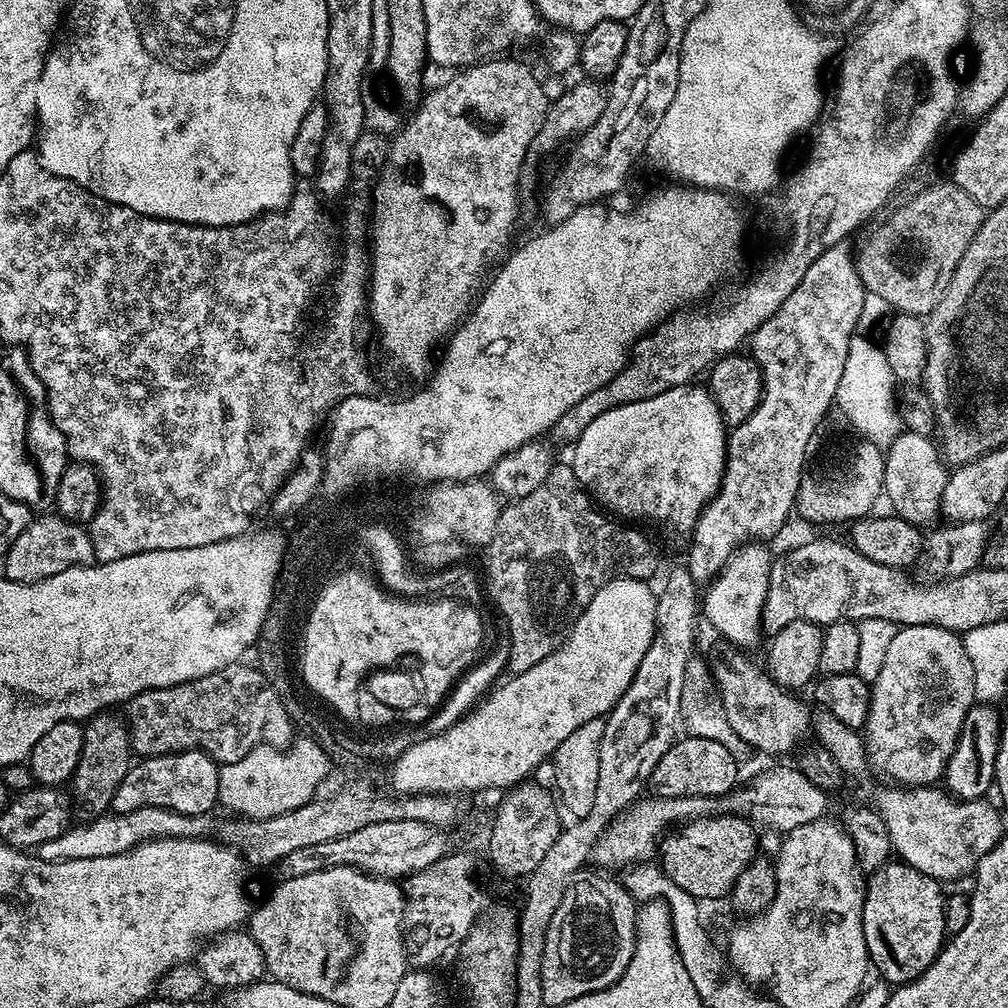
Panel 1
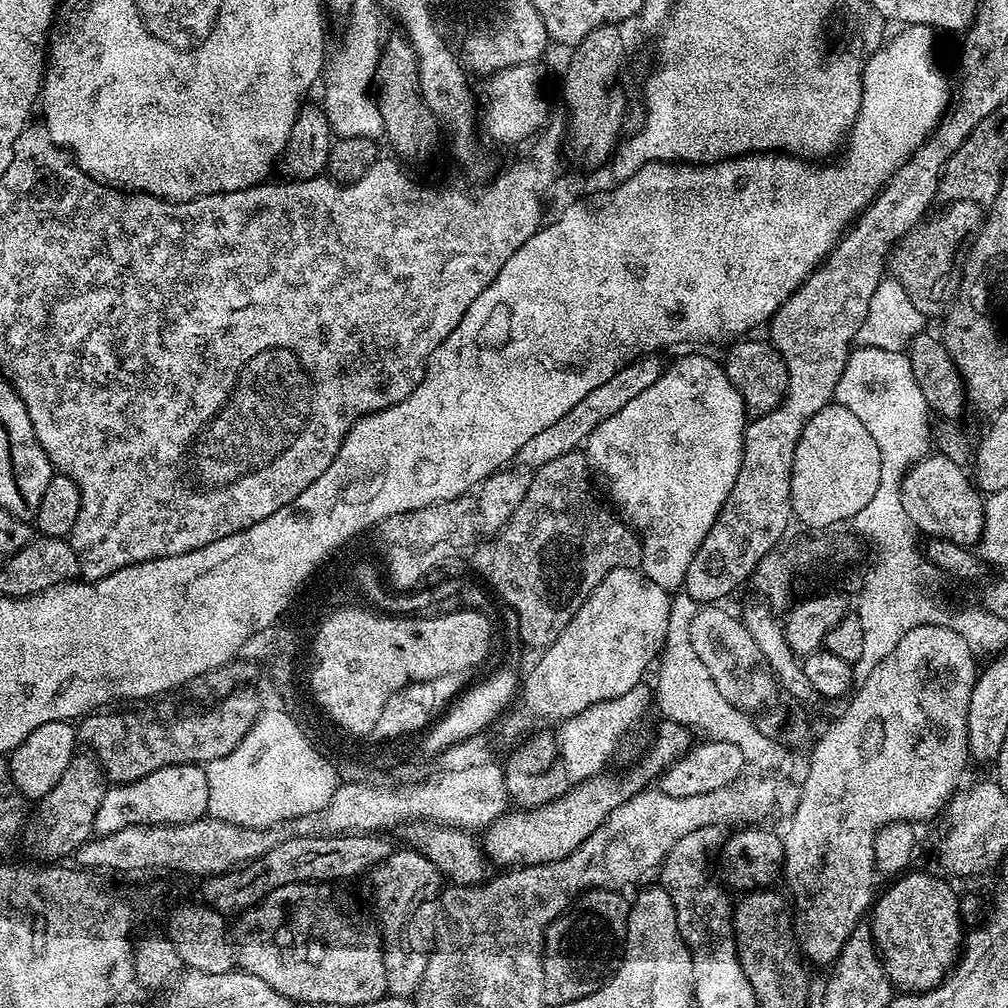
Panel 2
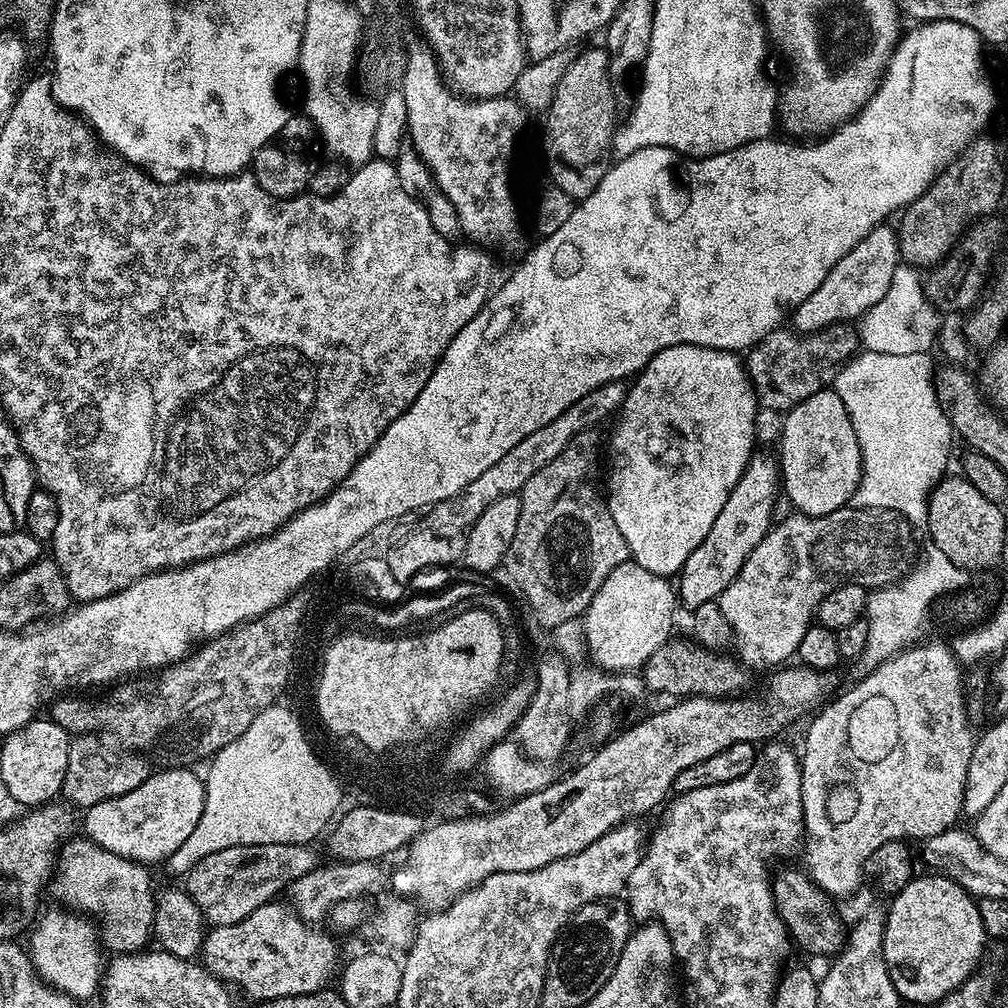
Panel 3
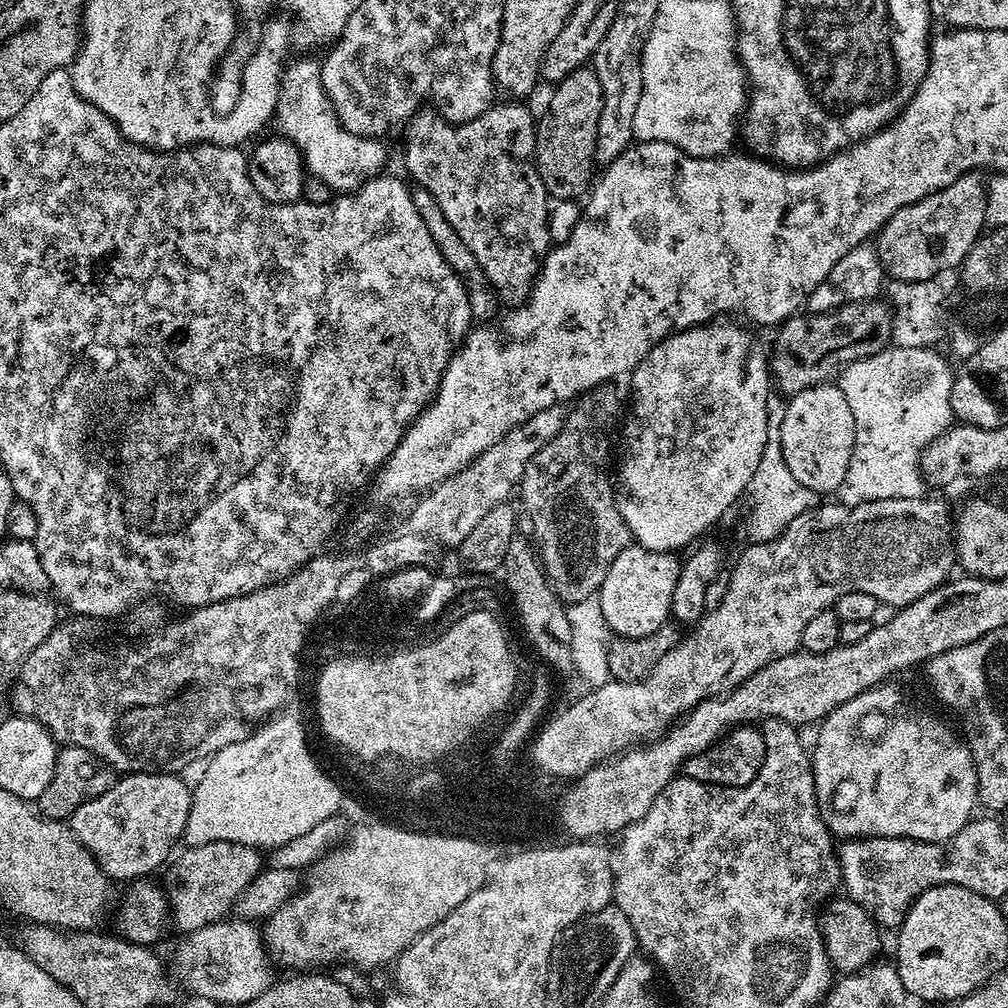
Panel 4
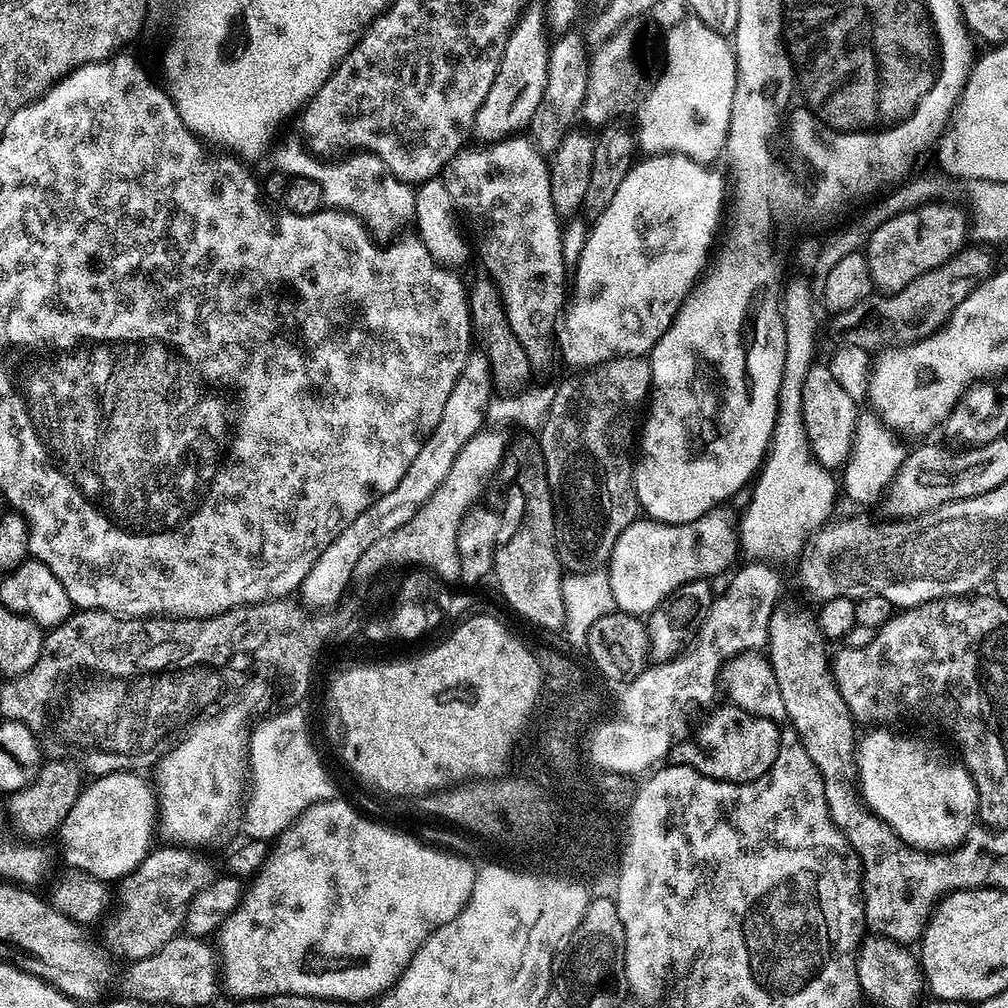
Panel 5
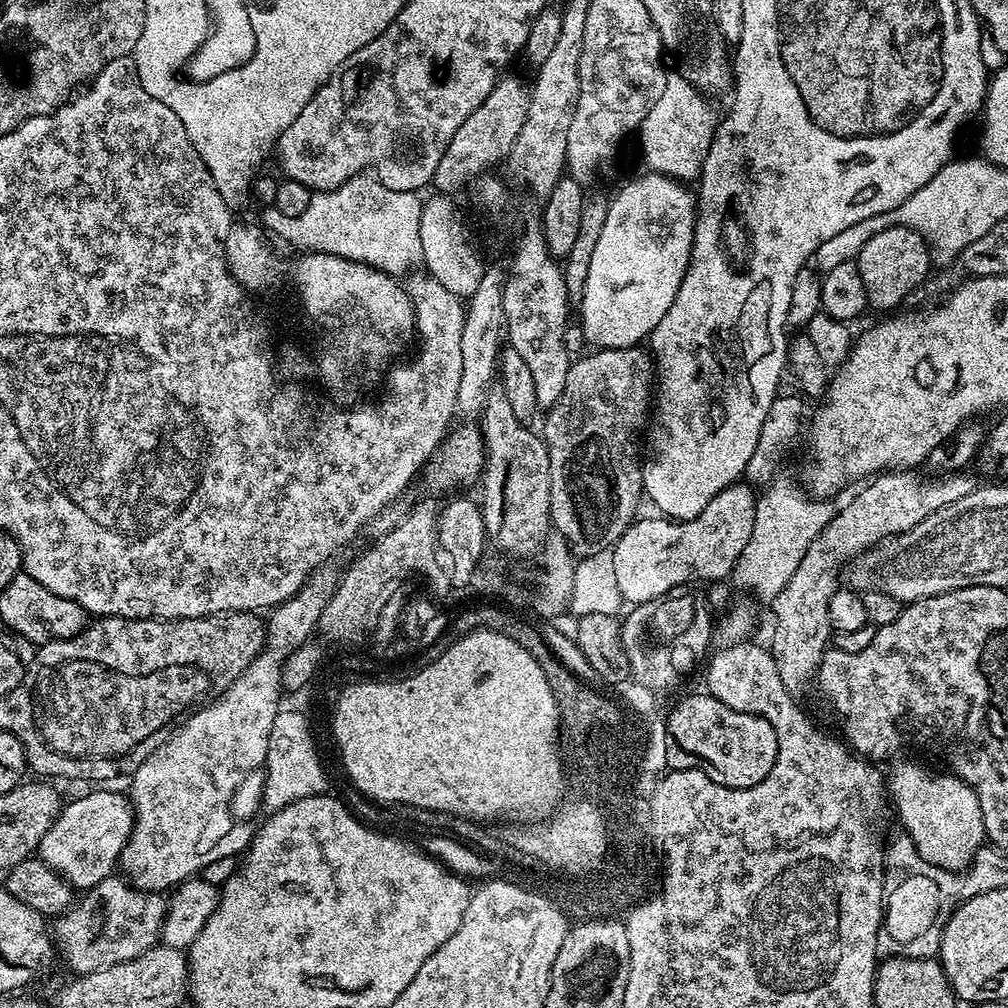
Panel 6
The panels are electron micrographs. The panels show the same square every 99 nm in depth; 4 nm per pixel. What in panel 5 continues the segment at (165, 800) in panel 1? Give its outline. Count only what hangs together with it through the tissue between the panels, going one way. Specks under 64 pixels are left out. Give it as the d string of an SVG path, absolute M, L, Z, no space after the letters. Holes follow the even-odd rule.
M121 770L97 776L85 787L78 802L74 802L74 807L70 809L70 814L66 814L66 822L62 822L58 833L58 841L64 847L64 856L71 869L86 872L95 880L119 882L148 857L154 847L152 839L156 834L158 836L158 797L155 787L149 781L147 784L142 777L135 776L132 770Z

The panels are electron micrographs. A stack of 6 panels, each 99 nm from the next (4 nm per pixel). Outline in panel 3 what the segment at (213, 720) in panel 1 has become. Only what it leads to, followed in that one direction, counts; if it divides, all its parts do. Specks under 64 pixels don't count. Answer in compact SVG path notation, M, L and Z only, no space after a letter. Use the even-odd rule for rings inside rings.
M76 734L71 737L66 758L66 778L62 796L69 805L80 810L87 810L103 800L109 800L122 794L130 794L130 790L138 790L142 782L152 775L153 765L148 765L149 757L131 750L115 752L103 744L96 734Z

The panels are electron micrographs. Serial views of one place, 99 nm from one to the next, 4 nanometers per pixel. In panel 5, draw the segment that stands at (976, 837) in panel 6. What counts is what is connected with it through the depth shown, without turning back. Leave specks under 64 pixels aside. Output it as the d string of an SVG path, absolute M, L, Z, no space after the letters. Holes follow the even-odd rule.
M888 726L873 727L876 728L873 732L861 735L854 748L861 801L879 820L885 820L911 848L920 848L924 852L946 852L949 848L957 848L977 823L980 812L980 799L972 773L955 755L952 757L943 752L938 745L884 727Z

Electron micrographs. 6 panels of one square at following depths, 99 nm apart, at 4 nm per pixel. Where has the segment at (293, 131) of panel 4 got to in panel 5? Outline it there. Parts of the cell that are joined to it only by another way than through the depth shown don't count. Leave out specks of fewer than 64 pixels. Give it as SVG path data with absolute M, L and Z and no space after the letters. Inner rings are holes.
M299 135L296 136L288 136L285 140L277 139L271 145L271 167L276 170L296 168L292 170L299 175L314 178L314 182L318 182L318 186L322 186L325 205L359 217L368 225L369 229L377 233L379 233L378 231L386 232L391 227L396 227L398 223L411 221L415 217L416 188L404 180L399 180L382 162L380 156L356 150L345 155L348 157L338 161L337 164L327 164L324 161L327 159L313 154L309 145Z

